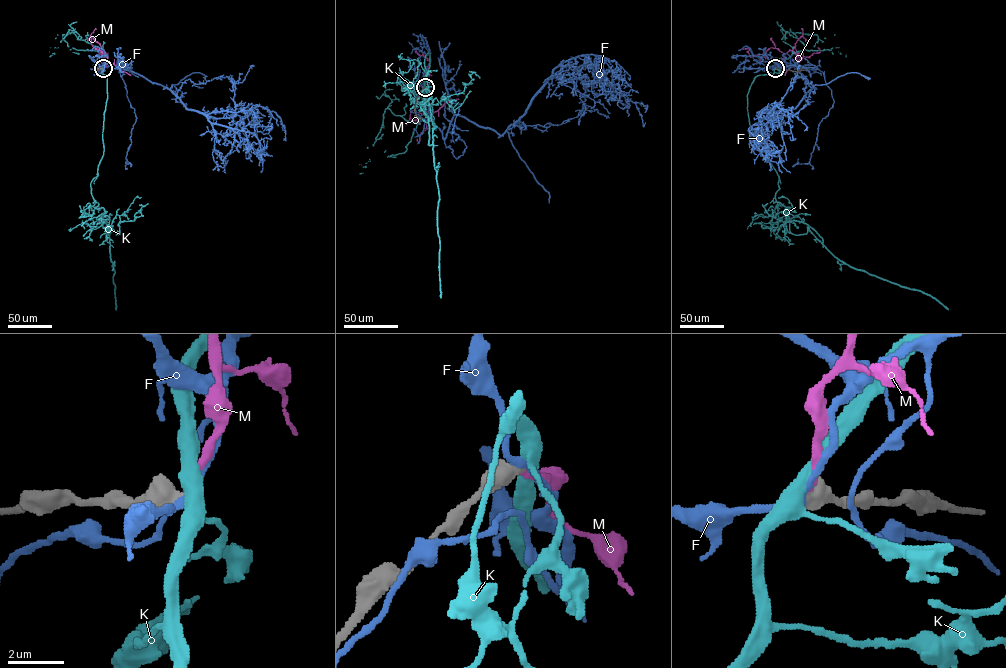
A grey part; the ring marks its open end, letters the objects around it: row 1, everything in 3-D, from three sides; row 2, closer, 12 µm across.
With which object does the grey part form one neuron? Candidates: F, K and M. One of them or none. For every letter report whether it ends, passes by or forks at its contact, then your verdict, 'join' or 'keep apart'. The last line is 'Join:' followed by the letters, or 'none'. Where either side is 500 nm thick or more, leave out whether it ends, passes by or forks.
F: keep apart
K: keep apart
M: join
Join: M

